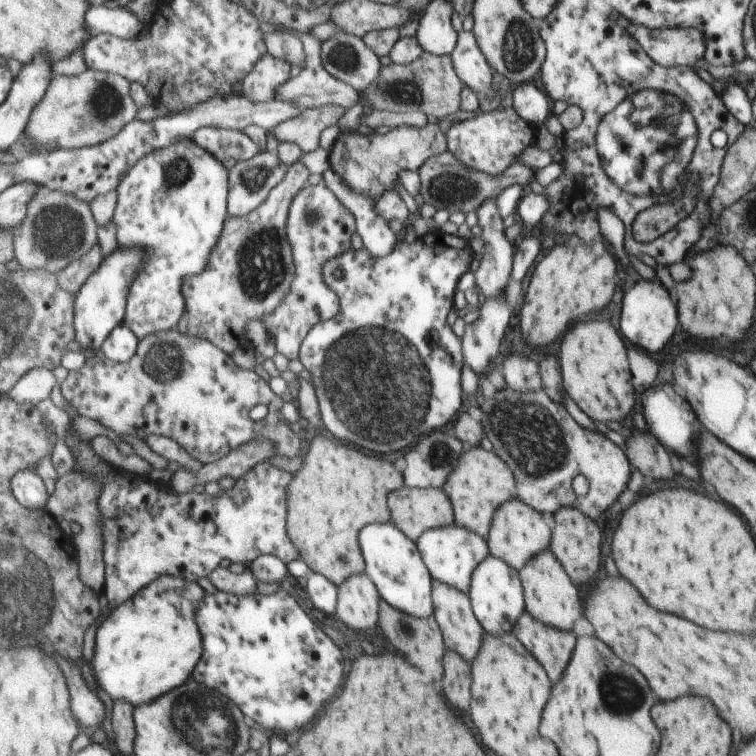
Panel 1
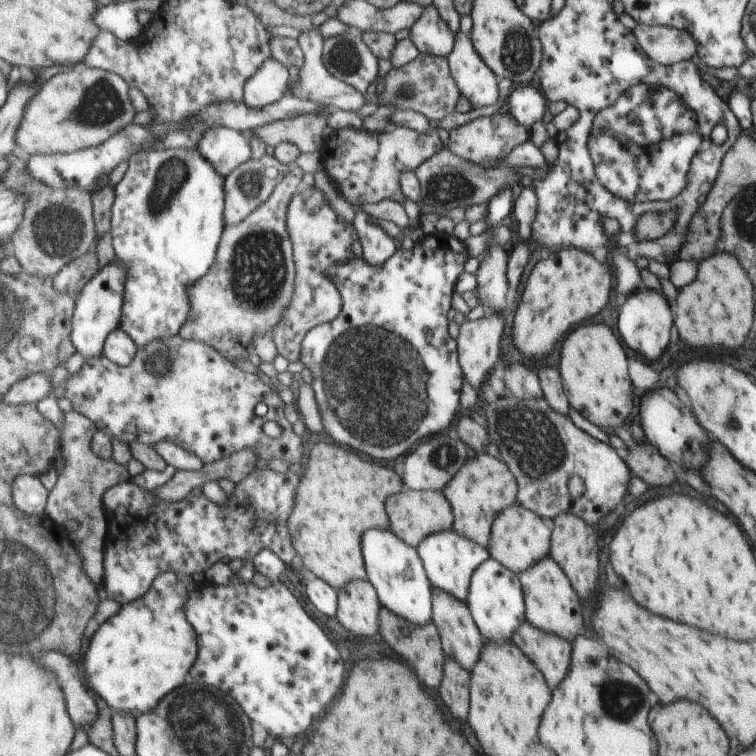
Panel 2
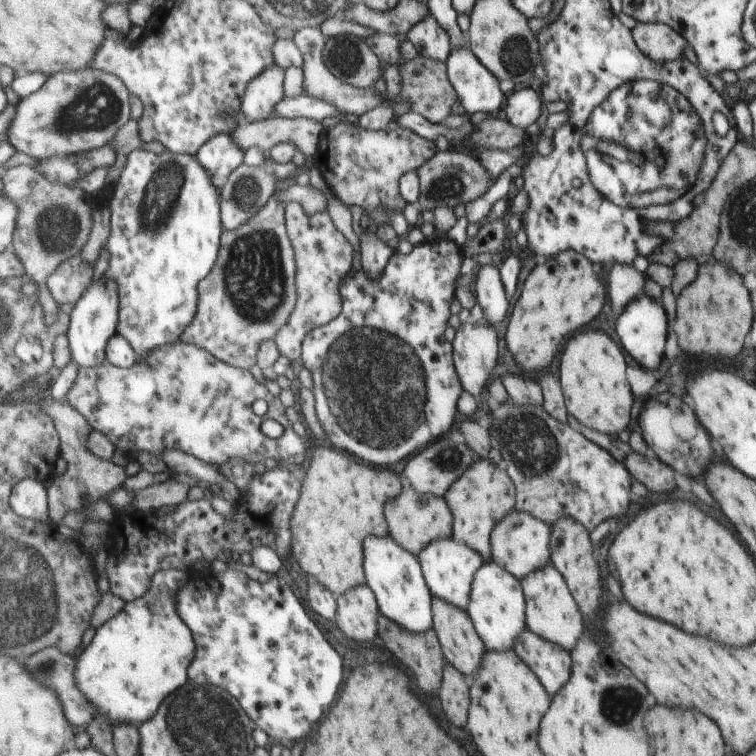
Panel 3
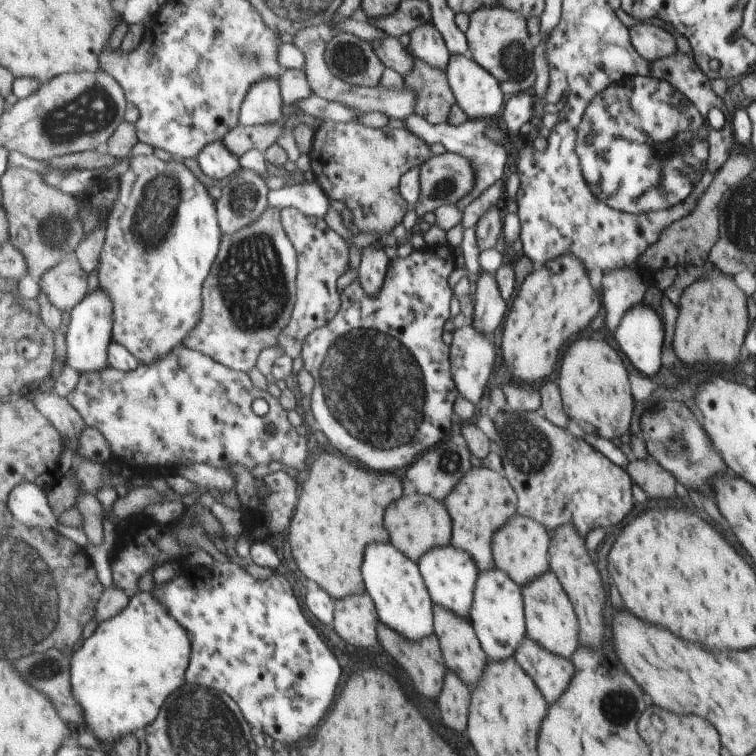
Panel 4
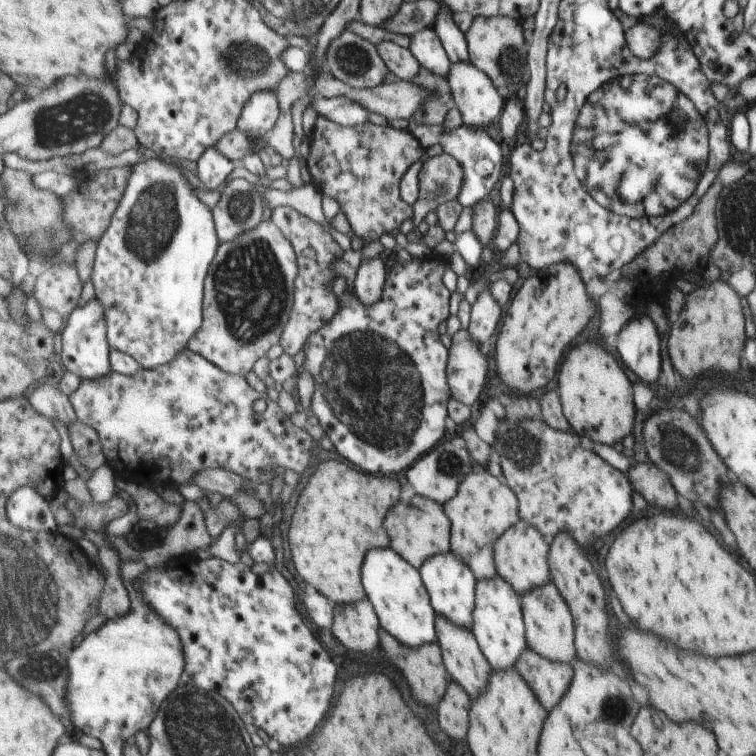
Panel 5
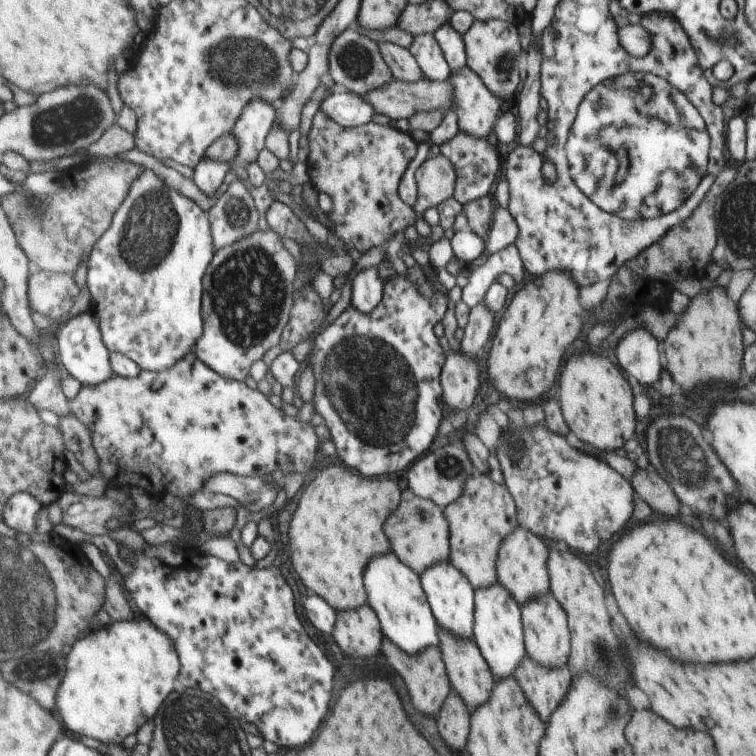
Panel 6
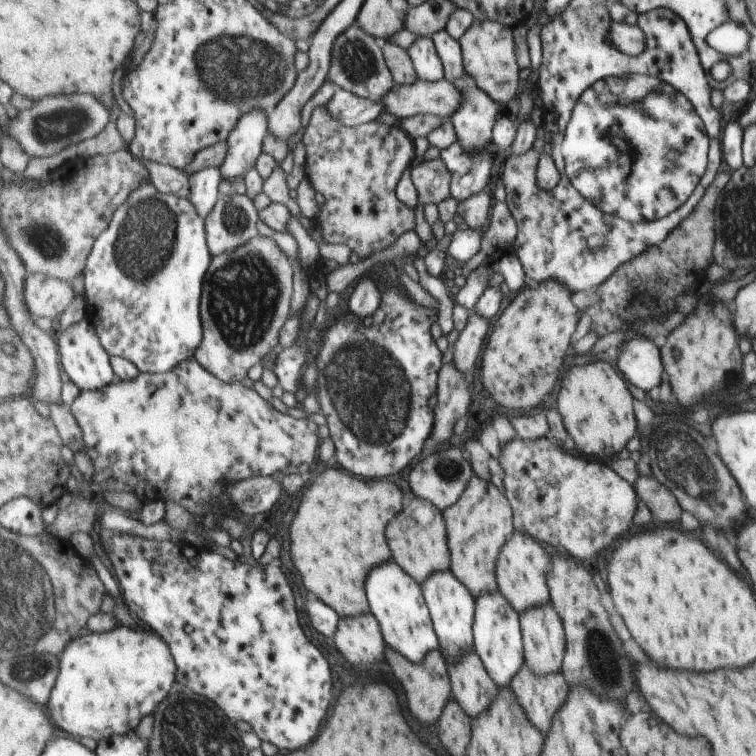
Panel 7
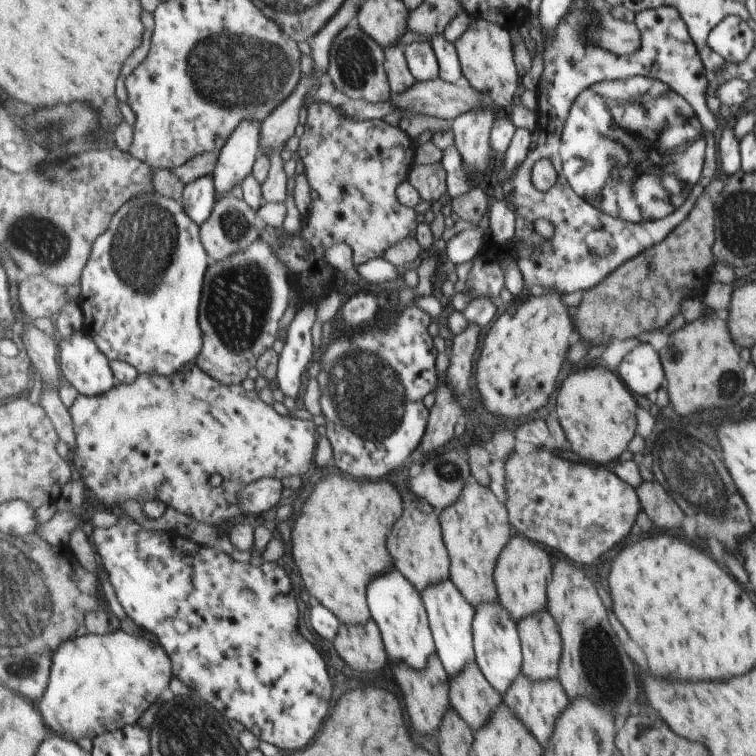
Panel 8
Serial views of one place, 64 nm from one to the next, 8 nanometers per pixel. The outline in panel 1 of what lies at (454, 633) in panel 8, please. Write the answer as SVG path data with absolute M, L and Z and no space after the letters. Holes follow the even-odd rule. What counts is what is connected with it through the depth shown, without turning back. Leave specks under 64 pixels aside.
M455 522L447 526L437 526L422 533L420 538L417 538L416 547L430 578L439 580L447 586L453 586L463 594L468 594L473 569L489 555L485 538L477 536L473 530L467 530L465 526L457 526Z

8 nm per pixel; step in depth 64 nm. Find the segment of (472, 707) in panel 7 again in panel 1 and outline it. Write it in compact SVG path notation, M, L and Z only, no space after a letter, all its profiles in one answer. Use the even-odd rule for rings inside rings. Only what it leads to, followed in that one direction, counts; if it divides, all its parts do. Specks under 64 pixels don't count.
M430 578L432 616L435 618L437 626L441 626L441 634L444 635L444 642L447 644L447 650L455 650L467 664L470 664L479 650L484 628L477 622L473 614L472 604L469 602L468 594L463 594L461 590L447 586L439 580Z

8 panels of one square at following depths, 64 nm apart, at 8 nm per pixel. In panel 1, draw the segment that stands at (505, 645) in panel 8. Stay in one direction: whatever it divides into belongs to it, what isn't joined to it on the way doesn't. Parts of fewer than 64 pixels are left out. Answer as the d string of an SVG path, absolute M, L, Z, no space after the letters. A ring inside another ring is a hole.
M493 555L483 558L473 569L470 576L468 596L477 622L484 628L486 634L493 634L493 636L510 632L516 624L519 614L524 611L523 590L519 572Z

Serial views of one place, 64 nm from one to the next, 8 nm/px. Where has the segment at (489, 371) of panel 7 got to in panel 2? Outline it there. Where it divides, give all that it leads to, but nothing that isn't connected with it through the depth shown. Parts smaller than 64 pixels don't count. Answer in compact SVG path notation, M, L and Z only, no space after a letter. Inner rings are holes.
M566 247L544 254L532 268L511 320L513 348L525 358L545 358L571 328L595 316L609 300L609 270L587 252Z

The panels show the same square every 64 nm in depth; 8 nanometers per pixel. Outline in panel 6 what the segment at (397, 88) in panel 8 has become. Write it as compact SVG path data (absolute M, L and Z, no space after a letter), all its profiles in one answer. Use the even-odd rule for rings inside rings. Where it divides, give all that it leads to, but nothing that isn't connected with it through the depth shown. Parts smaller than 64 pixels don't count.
M384 41L378 43L378 50L383 62L389 70L394 80L405 83L413 83L422 79L422 74L407 49L400 48Z

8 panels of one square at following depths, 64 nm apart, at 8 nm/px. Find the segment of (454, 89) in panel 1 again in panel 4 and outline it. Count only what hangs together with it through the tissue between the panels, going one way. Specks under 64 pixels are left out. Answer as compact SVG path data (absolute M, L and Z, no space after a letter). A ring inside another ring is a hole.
M414 58L413 69L402 77L404 88L416 95L414 114L428 124L446 123L449 109L454 104L444 72Z

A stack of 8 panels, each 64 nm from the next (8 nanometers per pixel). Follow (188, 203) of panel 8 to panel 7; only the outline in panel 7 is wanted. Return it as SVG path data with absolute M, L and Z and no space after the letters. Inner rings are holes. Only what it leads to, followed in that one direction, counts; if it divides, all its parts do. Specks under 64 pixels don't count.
M221 166L203 168L195 172L190 177L190 182L193 190L191 190L189 200L197 206L197 214L206 219L211 214L211 210L215 208L224 188Z

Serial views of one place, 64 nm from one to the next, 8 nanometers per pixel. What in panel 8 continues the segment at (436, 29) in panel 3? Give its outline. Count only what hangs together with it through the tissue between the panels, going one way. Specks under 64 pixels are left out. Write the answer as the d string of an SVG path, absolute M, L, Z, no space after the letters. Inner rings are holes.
M413 42L401 47L407 69L415 81L438 79L438 67L429 42Z

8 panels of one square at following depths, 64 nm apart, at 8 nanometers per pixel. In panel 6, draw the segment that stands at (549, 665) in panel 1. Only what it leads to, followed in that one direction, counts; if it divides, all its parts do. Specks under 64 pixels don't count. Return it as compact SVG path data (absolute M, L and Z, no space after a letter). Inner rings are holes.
M527 655L512 675L525 701L542 724L560 706L570 686L568 669L545 669L535 665Z

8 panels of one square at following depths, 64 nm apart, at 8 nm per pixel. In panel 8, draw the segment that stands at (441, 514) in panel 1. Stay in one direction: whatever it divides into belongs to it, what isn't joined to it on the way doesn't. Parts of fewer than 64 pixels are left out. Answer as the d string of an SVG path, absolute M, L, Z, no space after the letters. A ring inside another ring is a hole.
M413 498L413 500L407 500L409 506L405 506L401 516L393 523L391 530L389 530L386 538L387 552L392 555L392 566L399 570L406 579L409 580L416 588L417 591L423 591L423 588L431 586L431 584L439 584L443 582L445 578L448 578L448 566L450 561L448 558L447 550L443 546L443 540L441 540L441 528L439 528L438 517L432 512L432 507L427 504L422 498Z

